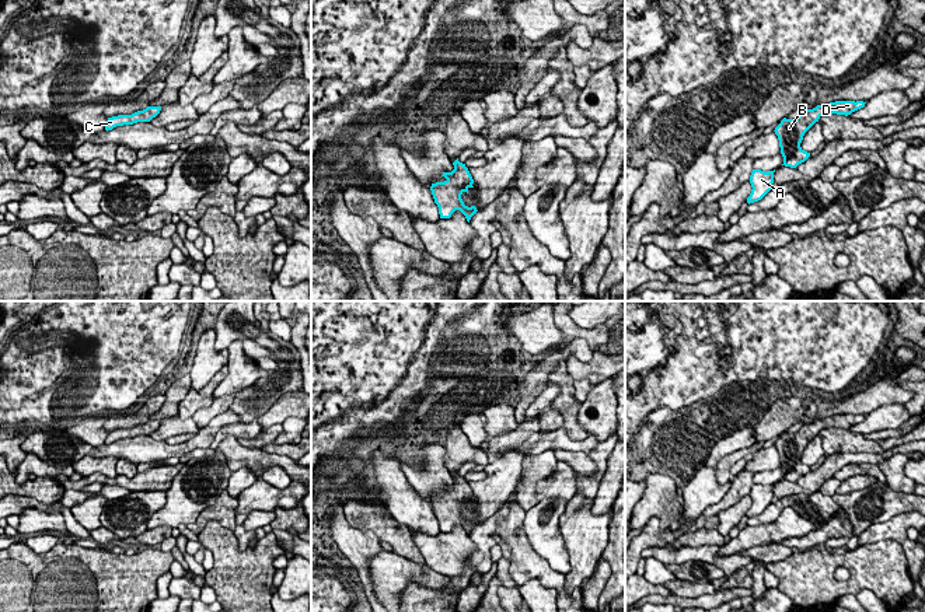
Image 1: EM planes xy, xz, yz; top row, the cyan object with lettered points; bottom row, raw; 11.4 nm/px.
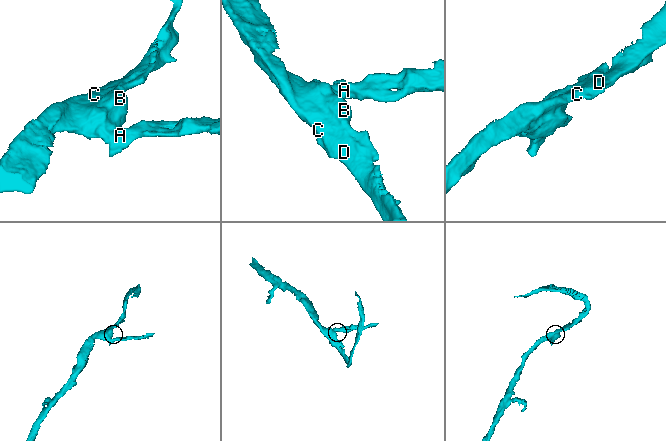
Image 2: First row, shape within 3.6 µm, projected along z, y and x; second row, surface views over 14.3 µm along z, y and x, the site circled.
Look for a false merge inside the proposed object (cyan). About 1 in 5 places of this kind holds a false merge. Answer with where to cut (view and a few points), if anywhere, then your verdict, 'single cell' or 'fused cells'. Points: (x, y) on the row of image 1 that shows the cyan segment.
no cut | single cell

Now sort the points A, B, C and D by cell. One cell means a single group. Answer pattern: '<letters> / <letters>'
A B C D

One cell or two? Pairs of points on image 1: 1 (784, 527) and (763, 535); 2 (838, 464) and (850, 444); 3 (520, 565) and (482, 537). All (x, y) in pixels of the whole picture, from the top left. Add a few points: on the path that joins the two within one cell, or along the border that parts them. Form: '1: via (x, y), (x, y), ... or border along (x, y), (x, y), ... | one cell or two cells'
1: via (778, 531), (768, 534) | one cell
2: border along (879, 453), (831, 453), (827, 455) | two cells
3: border along (513, 503), (509, 513), (498, 518), (495, 531) | two cells

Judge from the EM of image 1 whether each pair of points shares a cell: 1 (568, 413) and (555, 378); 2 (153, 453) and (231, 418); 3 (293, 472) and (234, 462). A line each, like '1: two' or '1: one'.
1: one
2: one
3: one

